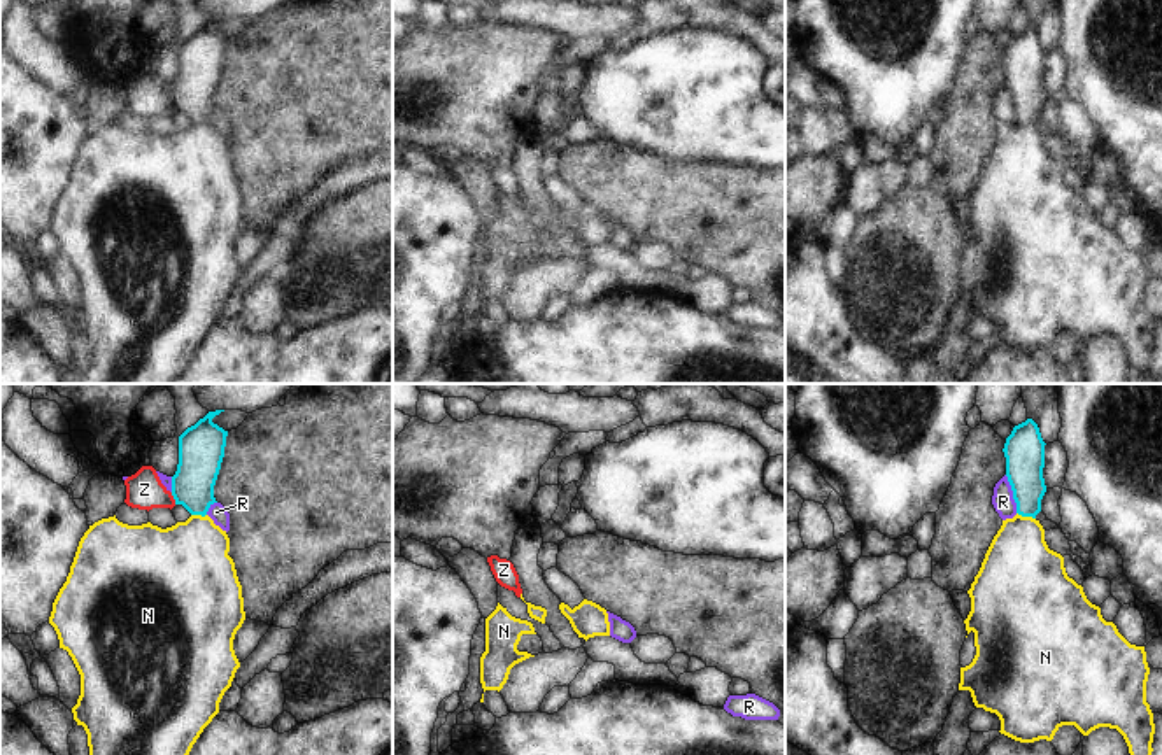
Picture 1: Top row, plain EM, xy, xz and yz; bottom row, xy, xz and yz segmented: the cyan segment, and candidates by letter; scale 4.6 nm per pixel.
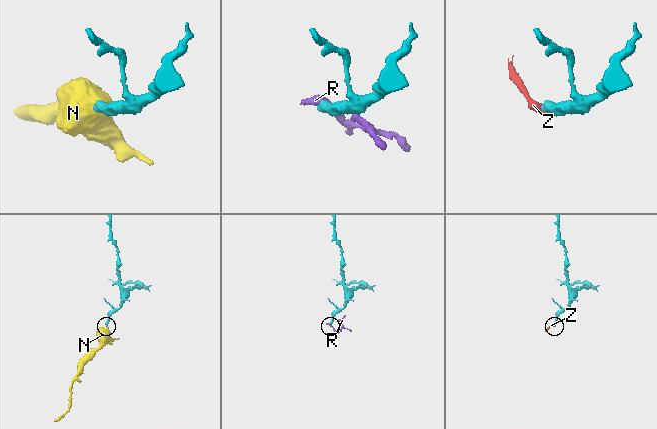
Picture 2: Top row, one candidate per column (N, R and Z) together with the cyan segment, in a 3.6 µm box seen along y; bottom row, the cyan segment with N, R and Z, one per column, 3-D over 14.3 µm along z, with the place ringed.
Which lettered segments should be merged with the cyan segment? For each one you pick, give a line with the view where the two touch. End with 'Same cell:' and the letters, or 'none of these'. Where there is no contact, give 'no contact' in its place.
N: meets cyan in yz
Same cell: N

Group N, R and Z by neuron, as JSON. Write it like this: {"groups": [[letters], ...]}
{"groups": [["N"], ["R"], ["Z"]]}

